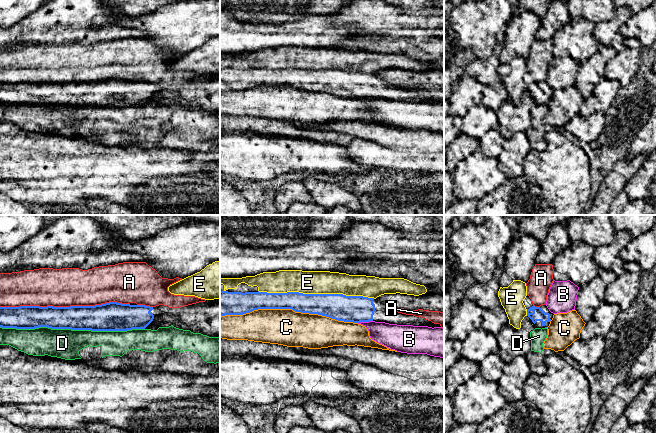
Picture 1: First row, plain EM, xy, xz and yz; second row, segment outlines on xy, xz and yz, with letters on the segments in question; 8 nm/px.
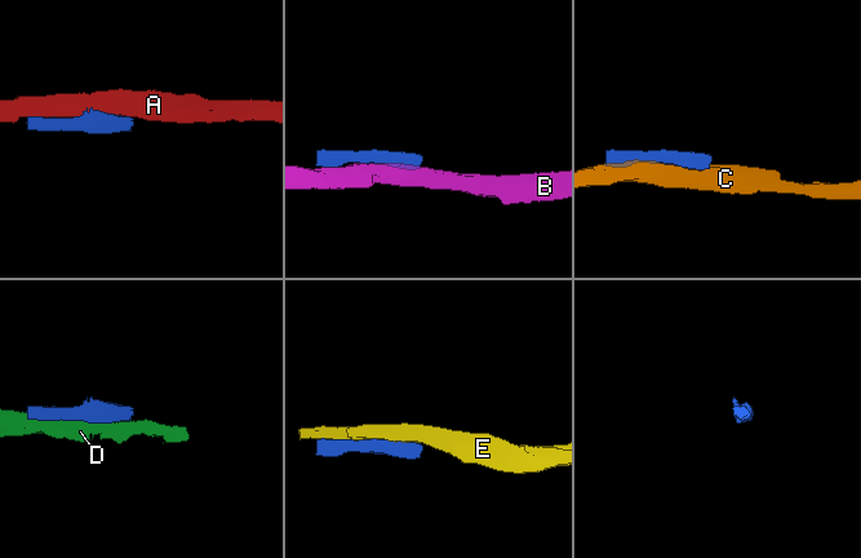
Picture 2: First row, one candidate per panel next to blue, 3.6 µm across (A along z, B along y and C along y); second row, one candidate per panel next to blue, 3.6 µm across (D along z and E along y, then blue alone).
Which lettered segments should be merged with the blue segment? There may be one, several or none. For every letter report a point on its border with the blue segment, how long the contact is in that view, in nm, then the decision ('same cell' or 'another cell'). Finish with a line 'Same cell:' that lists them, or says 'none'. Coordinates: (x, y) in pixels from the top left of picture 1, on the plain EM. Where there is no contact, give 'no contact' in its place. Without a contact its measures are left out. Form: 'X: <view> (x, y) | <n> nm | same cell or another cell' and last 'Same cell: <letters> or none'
A: xy (64, 83) | 1050 nm | another cell
B: xz (365, 97) | 120 nm | another cell
C: xz (289, 84) | 1100 nm | another cell
D: xy (72, 105) | 1150 nm | another cell
E: xz (316, 70) | 950 nm | another cell
Same cell: none

